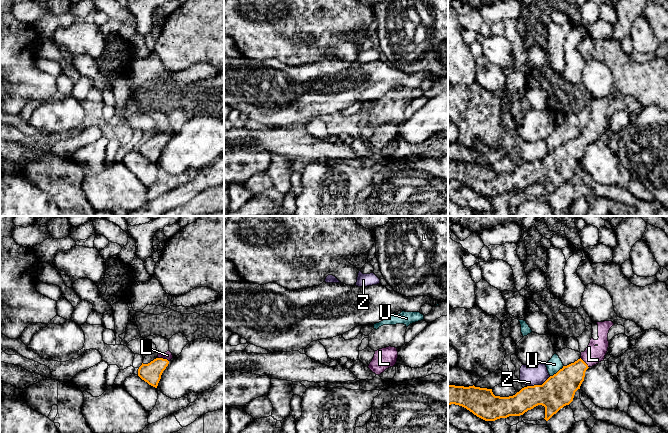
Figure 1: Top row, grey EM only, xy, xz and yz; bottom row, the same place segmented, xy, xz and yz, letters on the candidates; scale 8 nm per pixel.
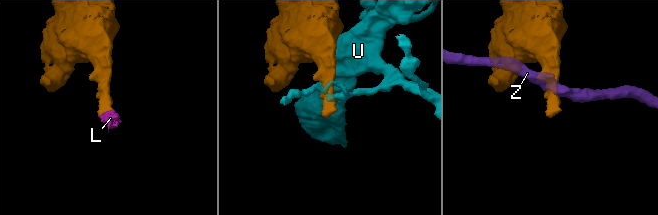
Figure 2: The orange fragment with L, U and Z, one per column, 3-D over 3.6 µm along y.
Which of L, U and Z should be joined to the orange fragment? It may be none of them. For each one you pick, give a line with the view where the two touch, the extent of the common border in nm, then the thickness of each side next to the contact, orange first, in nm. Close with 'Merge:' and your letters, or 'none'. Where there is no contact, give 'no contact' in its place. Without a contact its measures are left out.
L: meets orange in xy; contact 100 nm long; 160 nm thick on the orange side, 70 nm on the other
Merge: L

